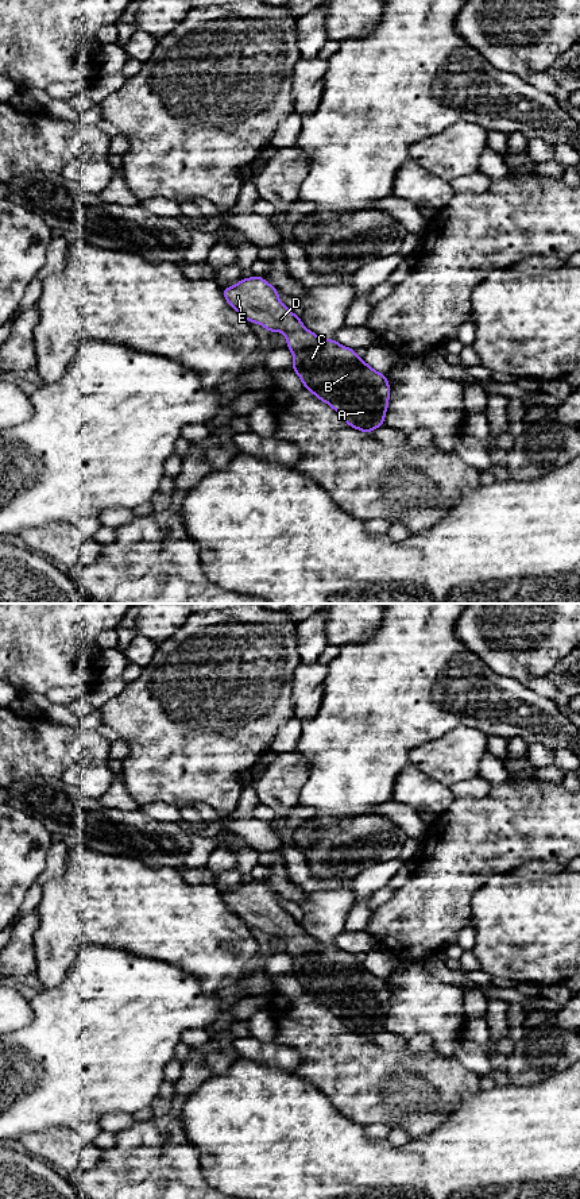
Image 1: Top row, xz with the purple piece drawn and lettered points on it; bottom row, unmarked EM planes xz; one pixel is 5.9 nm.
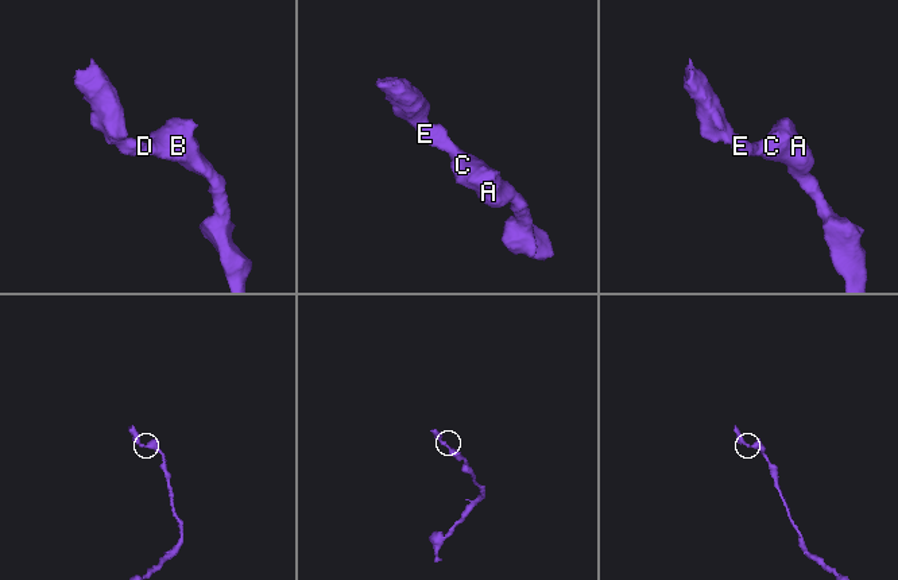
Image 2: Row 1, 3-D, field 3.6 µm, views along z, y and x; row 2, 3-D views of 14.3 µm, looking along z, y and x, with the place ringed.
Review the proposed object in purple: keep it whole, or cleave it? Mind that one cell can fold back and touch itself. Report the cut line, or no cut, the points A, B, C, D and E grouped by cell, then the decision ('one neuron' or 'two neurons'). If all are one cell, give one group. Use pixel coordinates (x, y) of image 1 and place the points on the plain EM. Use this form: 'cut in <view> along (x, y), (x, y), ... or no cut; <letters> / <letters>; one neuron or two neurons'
no cut; A B C D E; one neuron

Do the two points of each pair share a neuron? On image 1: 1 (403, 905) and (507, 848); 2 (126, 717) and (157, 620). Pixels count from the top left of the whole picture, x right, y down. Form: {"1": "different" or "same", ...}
{"1": "same", "2": "different"}

